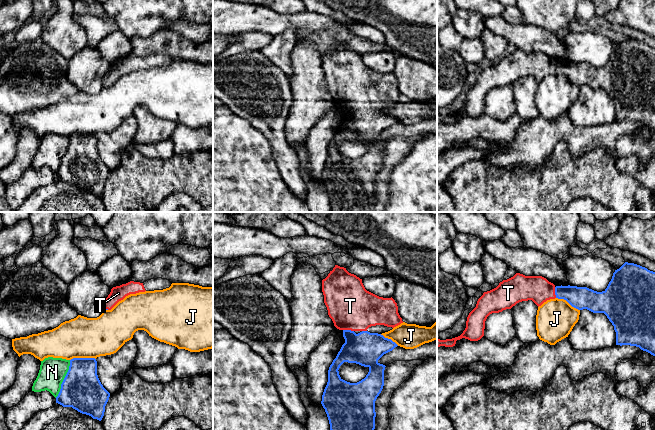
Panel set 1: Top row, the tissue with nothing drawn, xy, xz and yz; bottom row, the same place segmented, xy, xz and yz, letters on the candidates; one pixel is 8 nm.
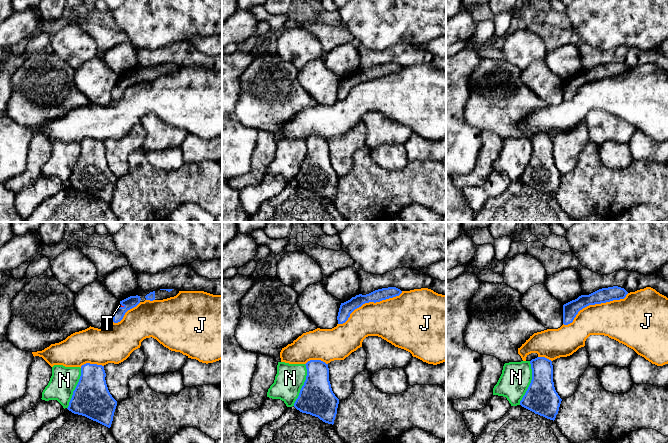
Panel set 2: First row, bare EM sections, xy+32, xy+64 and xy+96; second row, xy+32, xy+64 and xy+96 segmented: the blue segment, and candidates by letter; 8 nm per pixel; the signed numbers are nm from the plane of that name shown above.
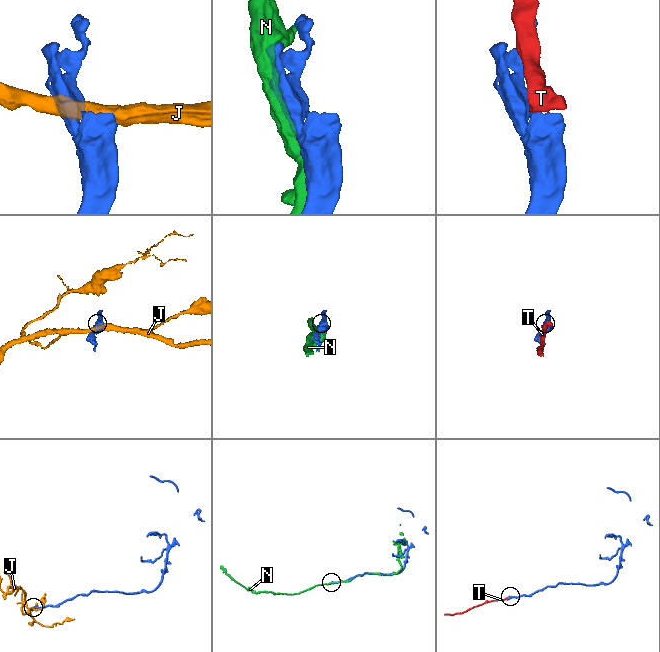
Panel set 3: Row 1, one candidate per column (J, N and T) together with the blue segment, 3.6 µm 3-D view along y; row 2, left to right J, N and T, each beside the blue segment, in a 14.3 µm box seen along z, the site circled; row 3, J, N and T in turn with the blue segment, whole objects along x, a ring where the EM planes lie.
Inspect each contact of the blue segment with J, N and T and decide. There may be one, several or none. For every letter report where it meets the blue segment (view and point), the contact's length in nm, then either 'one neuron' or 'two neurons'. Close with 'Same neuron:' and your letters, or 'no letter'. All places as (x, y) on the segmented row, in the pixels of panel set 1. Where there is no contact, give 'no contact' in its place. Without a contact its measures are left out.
J: meets blue in xy at (82, 358); contact 200 nm long; two neurons
N: meets blue in xy at (64, 379); contact 320 nm long; two neurons
T: meets blue in xz at (348, 330); contact 90 nm long; one neuron
Same neuron: T

